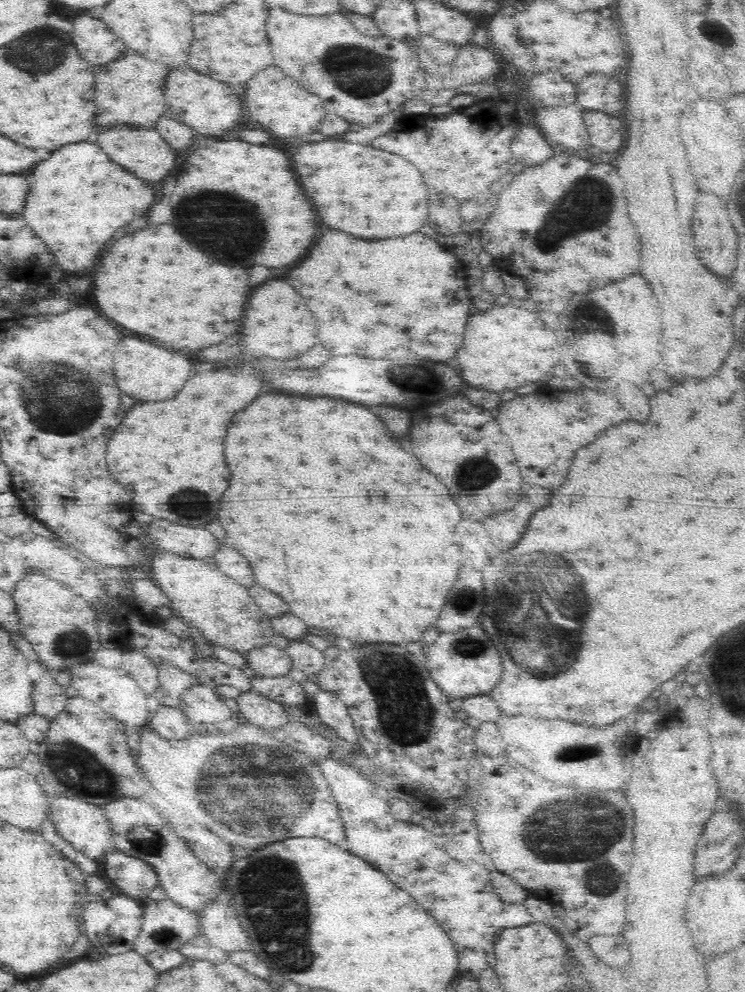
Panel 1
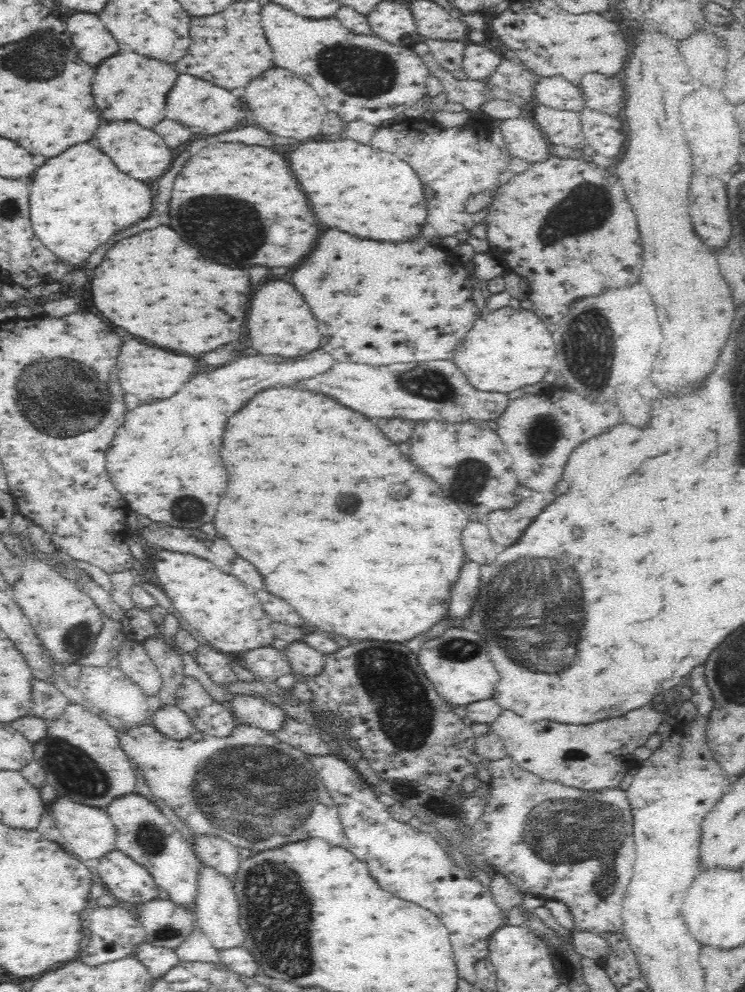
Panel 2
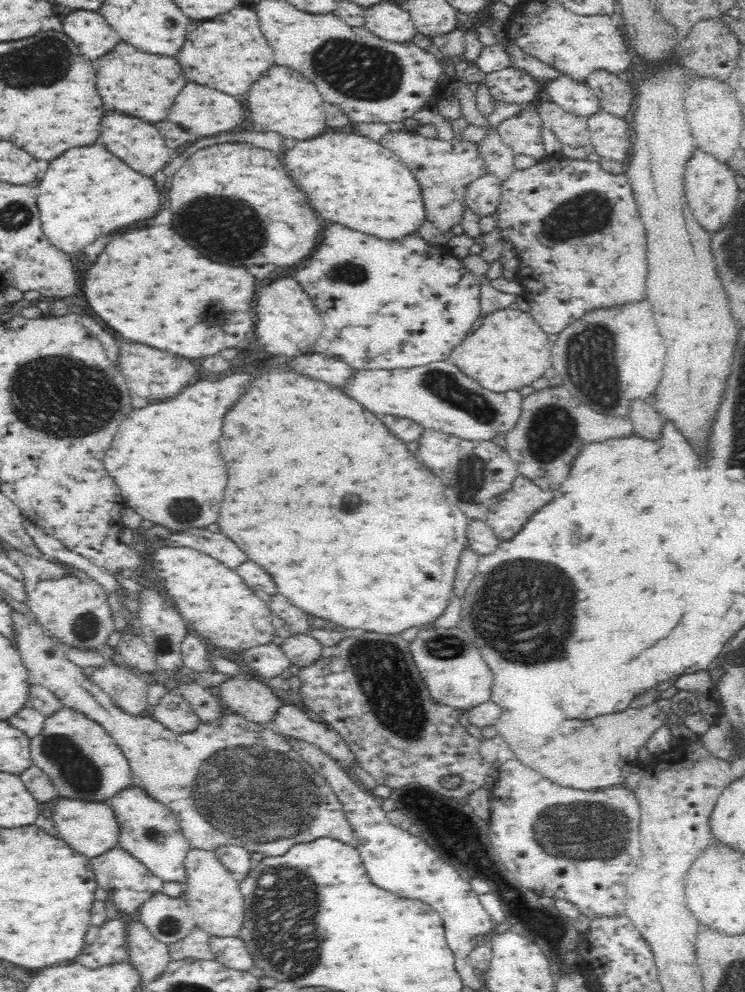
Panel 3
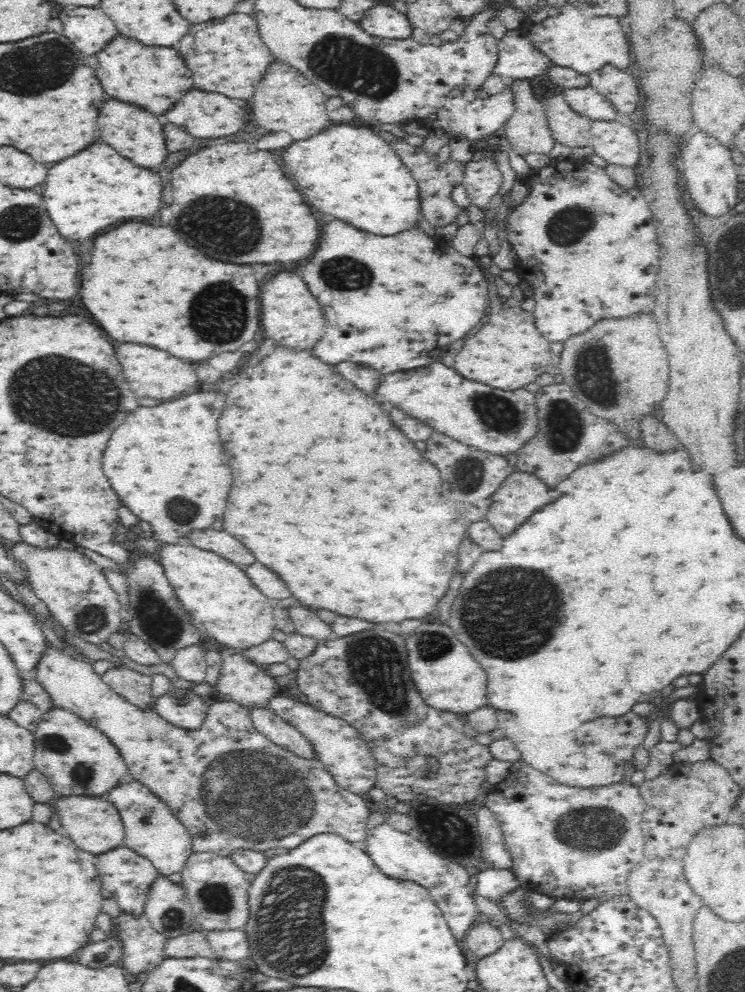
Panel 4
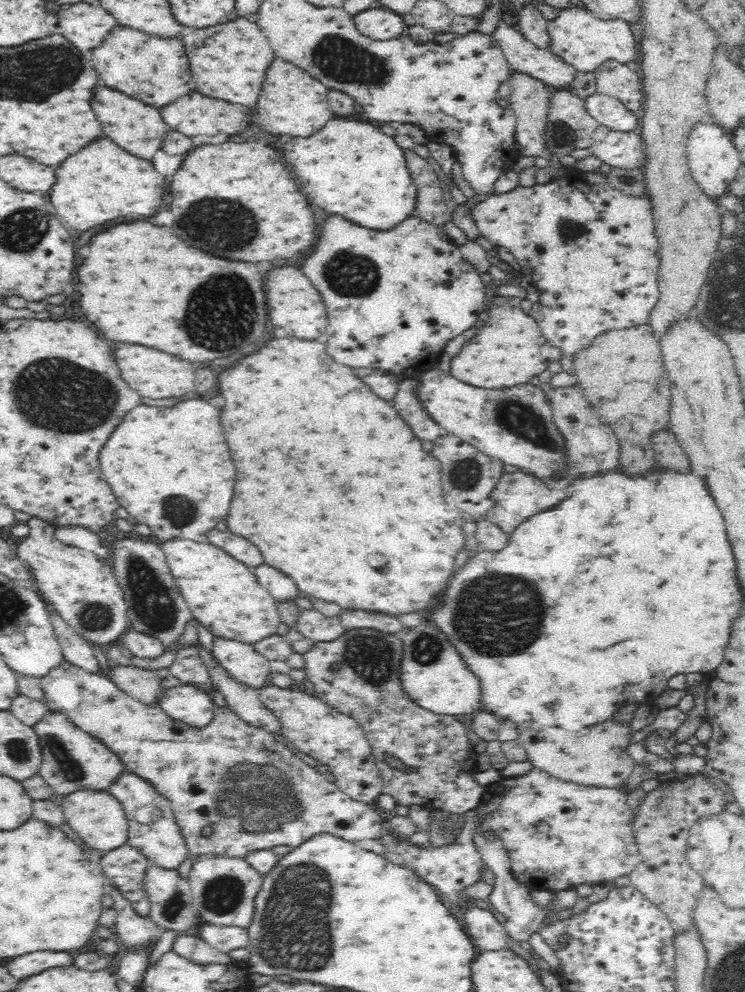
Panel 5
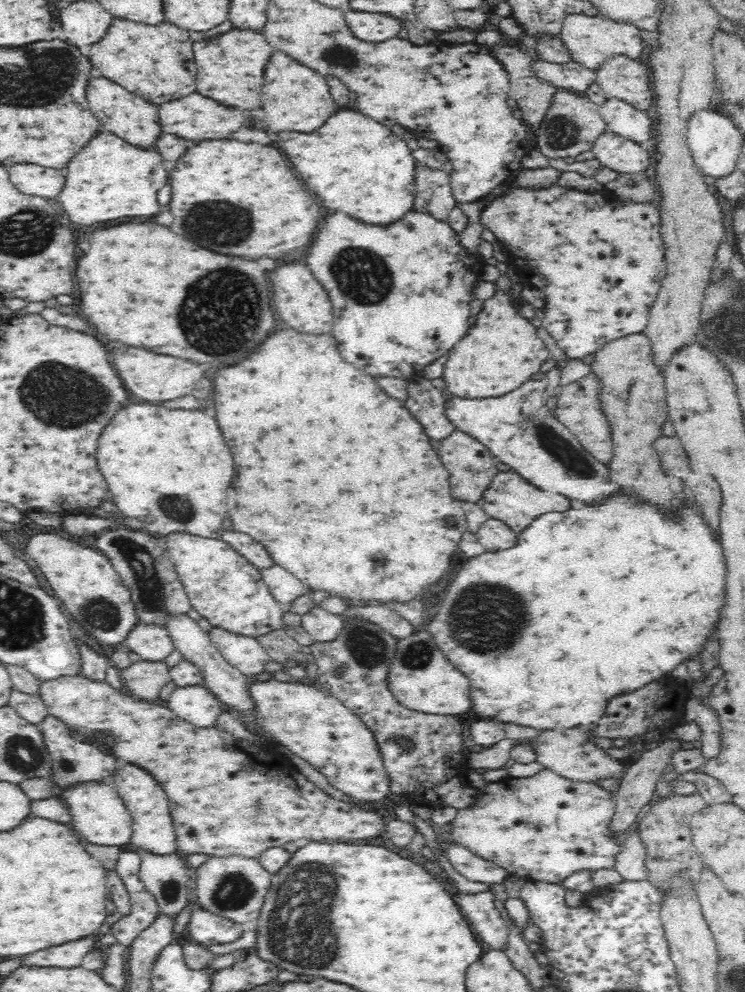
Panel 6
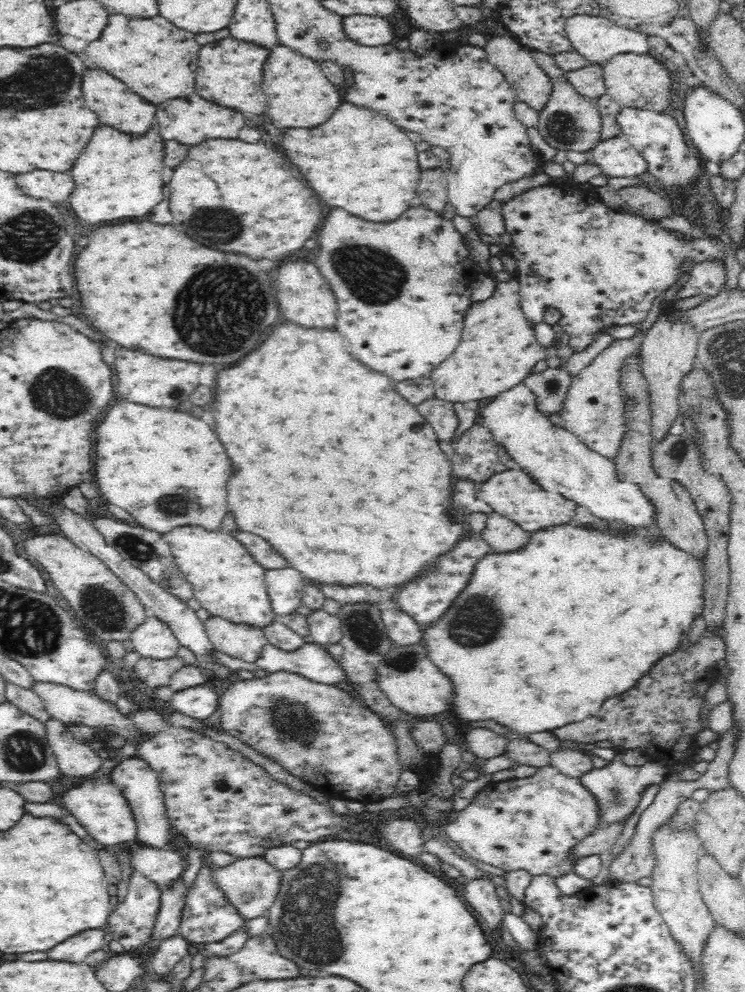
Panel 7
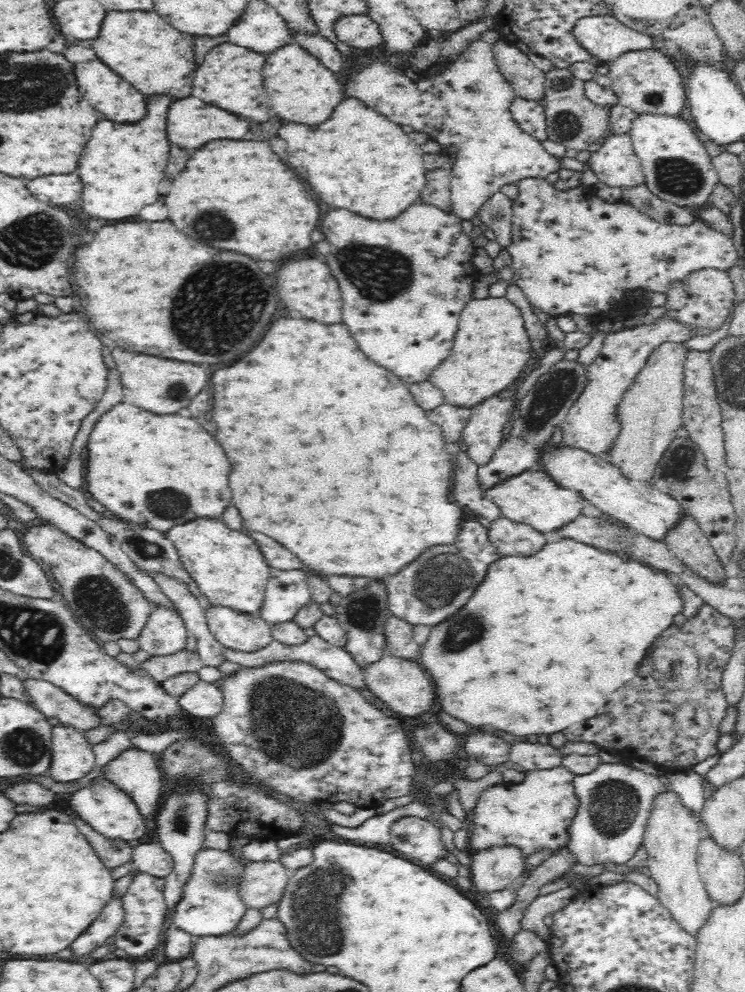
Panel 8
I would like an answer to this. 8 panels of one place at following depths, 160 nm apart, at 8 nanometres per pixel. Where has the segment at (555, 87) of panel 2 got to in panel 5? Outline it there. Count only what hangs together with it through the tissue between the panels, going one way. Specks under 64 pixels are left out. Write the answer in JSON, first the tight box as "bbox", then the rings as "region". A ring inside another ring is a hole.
{"bbox":[583,92,638,131],"region":[[[598,92],[583,97],[584,108],[597,125],[617,131],[634,131],[638,120],[634,113],[617,99]]]}

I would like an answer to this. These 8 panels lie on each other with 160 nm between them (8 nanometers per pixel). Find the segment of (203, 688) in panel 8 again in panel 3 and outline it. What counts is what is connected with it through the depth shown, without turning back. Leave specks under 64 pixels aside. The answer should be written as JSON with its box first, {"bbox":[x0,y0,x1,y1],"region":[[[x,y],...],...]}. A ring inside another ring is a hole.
{"bbox":[149,692,200,734],"region":[[[174,692],[166,693],[158,704],[150,707],[149,715],[176,734],[192,732],[200,724],[190,705]]]}

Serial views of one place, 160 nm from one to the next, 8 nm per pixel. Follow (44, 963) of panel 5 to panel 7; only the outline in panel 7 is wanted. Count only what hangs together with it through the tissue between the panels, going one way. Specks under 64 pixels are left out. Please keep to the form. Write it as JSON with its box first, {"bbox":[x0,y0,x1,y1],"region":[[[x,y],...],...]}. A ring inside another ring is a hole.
{"bbox":[46,928,106,964],"region":[[[102,928],[80,932],[78,936],[72,936],[70,940],[64,940],[56,948],[50,948],[46,952],[46,956],[48,956],[48,960],[56,960],[56,962],[62,960],[62,962],[80,964],[92,952],[104,949],[106,945],[104,937],[105,931]]]}

